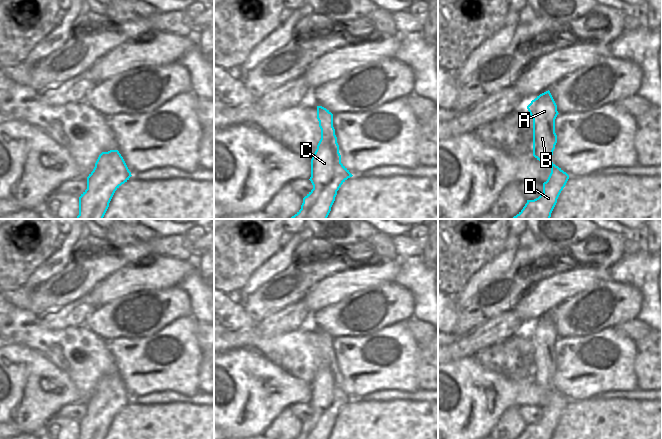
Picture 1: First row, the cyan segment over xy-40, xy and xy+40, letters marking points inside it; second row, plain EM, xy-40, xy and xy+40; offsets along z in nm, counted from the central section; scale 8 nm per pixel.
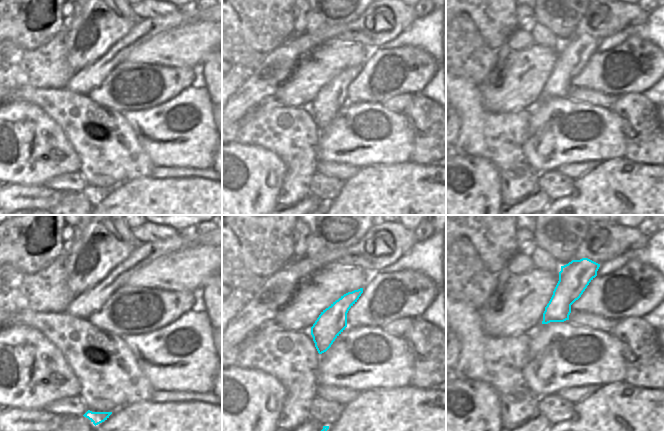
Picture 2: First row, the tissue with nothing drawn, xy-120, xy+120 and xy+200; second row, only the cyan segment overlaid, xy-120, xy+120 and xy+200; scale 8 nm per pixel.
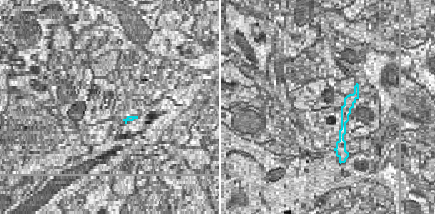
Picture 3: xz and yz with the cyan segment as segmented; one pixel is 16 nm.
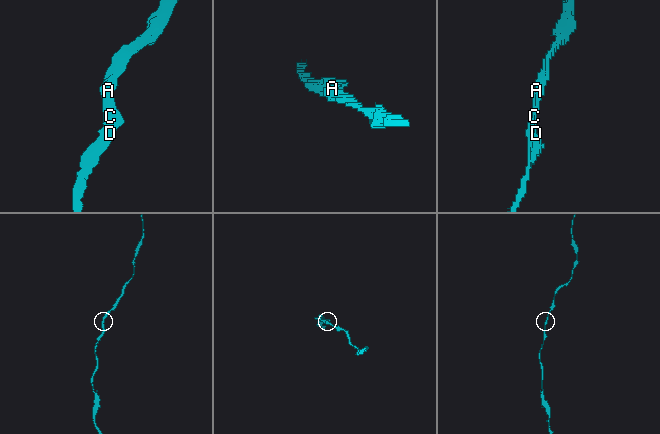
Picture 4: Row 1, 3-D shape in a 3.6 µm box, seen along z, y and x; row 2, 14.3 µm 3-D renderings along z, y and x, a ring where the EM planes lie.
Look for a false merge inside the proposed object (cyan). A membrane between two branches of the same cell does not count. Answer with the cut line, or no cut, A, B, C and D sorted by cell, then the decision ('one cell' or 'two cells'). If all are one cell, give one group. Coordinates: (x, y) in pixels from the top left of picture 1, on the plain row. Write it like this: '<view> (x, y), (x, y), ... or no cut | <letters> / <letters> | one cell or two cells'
no cut | A B C D | one cell

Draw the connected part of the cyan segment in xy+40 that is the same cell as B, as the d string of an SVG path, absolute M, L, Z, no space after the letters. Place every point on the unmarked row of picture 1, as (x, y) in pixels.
M549 314L532 324L527 333L533 343L533 380L548 388L551 397L543 407L543 417L534 424L527 424L517 439L551 439L569 403L569 399L551 385L557 367L555 343L559 337Z

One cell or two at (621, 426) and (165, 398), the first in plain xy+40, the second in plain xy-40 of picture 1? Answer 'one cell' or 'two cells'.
two cells

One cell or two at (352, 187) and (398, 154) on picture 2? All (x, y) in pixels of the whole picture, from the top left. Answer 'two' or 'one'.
two

